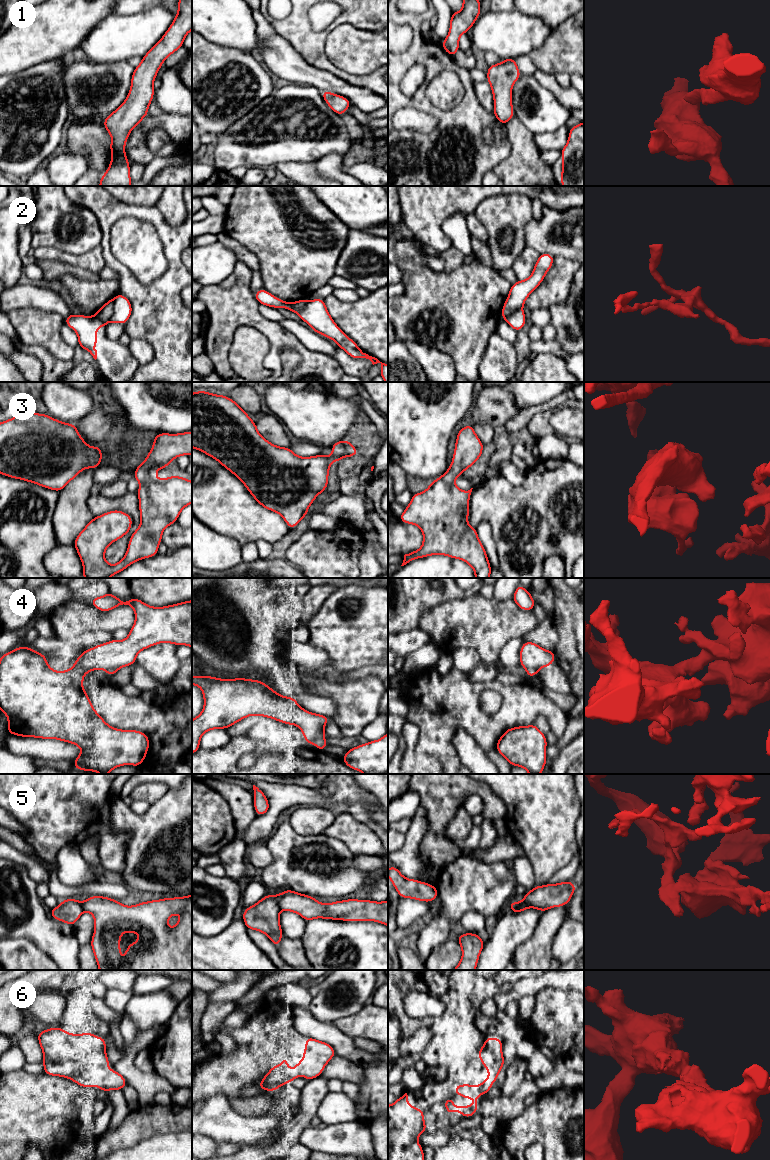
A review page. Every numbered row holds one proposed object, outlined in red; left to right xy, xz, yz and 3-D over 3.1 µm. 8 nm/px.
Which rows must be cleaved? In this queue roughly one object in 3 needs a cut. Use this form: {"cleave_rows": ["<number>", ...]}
{"cleave_rows": ["2"]}

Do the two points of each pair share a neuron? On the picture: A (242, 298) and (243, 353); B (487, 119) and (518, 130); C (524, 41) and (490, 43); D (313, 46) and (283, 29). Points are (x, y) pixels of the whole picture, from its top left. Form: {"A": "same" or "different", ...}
{"A": "different", "B": "different", "C": "same", "D": "same"}

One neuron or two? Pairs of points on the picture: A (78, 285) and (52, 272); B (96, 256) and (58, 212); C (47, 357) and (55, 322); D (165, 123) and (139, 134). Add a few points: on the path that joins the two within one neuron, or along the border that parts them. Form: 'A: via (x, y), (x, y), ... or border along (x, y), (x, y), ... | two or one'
A: border along (86, 280), (66, 274), (59, 282) | two
B: border along (100, 245), (80, 255), (68, 253) | two
C: border along (25, 344), (38, 344), (57, 358), (70, 359) | two
D: via (158, 123), (149, 123), (145, 127) | one

